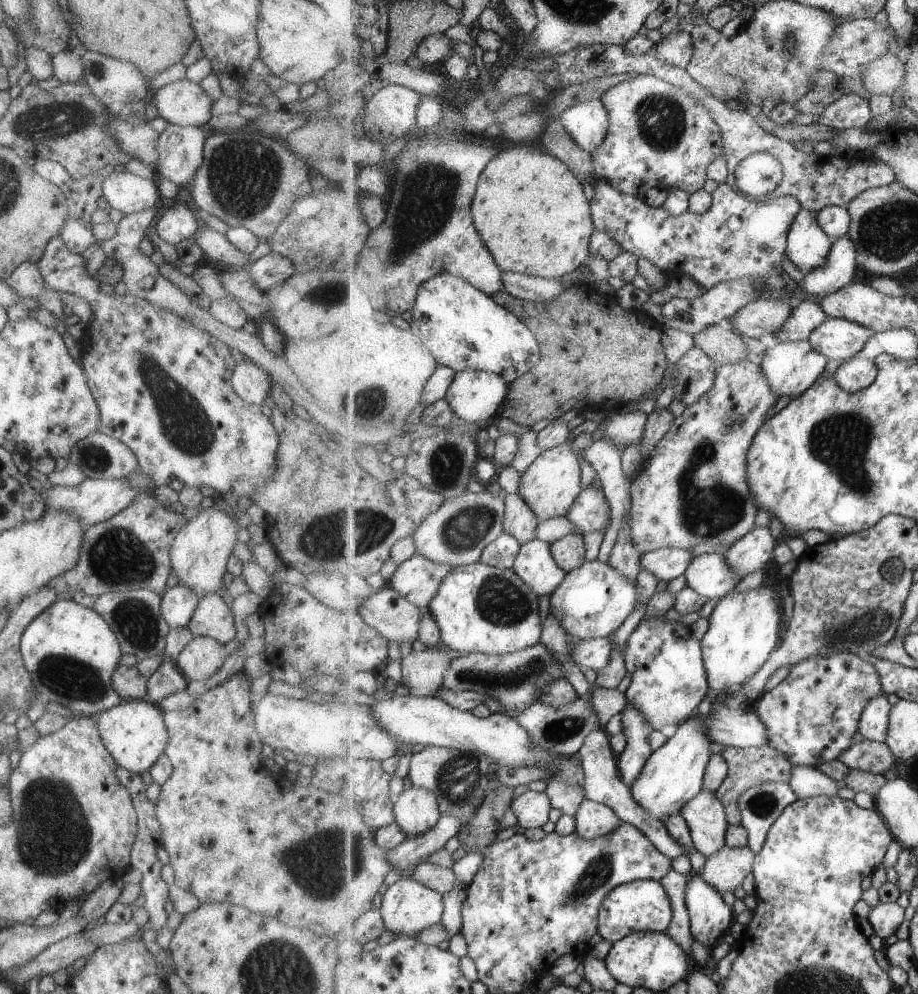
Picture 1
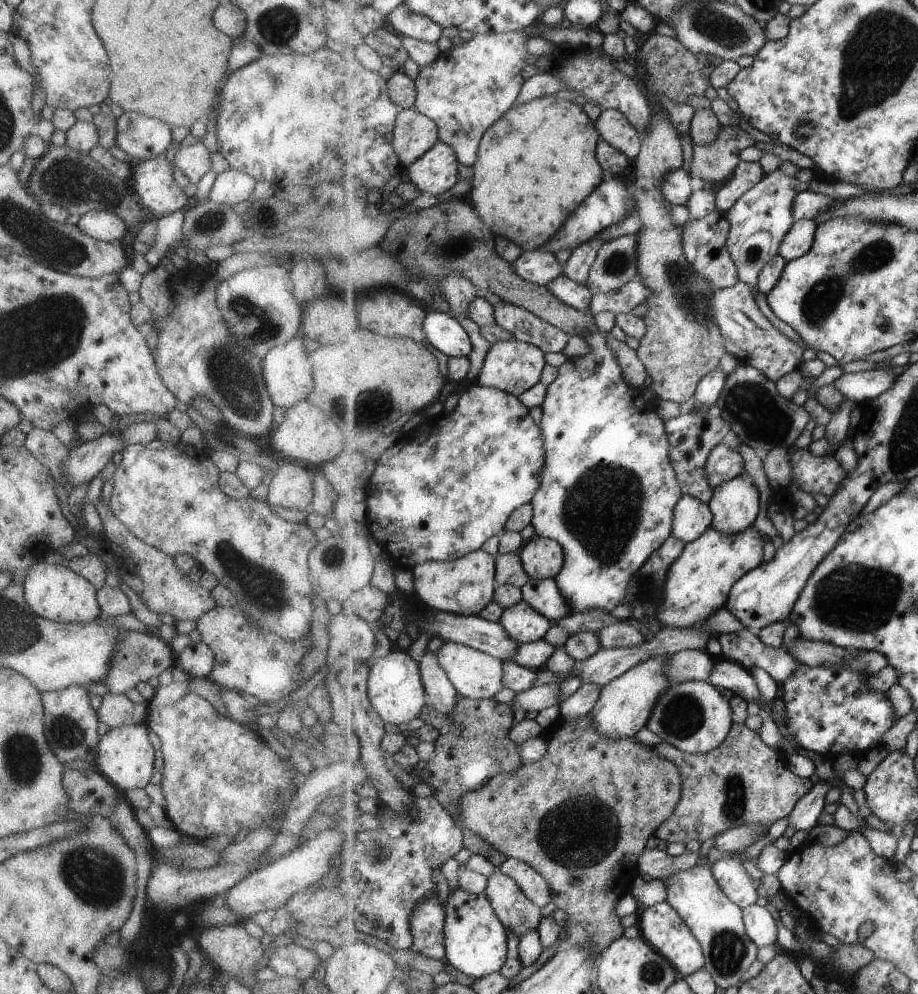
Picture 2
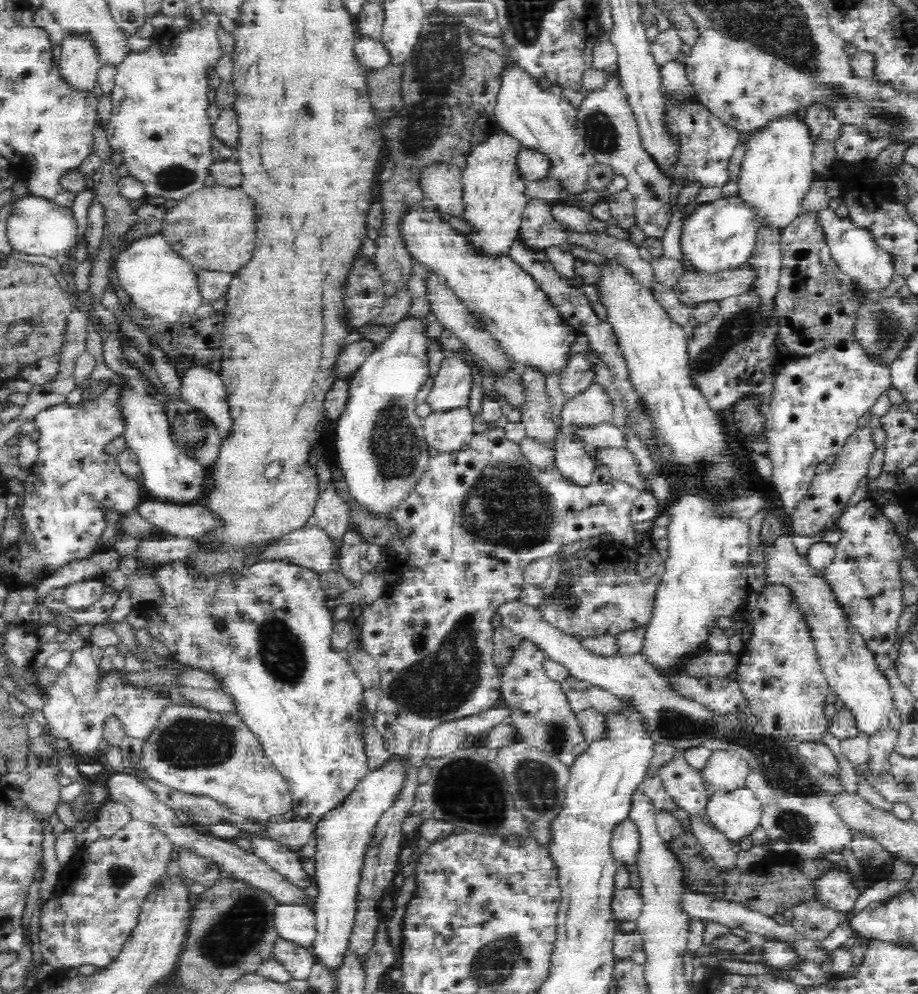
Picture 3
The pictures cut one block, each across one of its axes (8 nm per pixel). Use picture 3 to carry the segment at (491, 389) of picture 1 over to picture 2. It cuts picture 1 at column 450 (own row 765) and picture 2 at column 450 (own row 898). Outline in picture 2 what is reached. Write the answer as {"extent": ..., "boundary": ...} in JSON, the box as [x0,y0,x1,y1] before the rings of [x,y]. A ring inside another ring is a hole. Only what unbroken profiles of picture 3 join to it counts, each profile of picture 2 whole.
{"extent":[423,309,473,357],"boundary":[[[427,309],[423,330],[428,342],[438,351],[449,357],[468,357],[473,350],[467,330],[450,313]]]}

